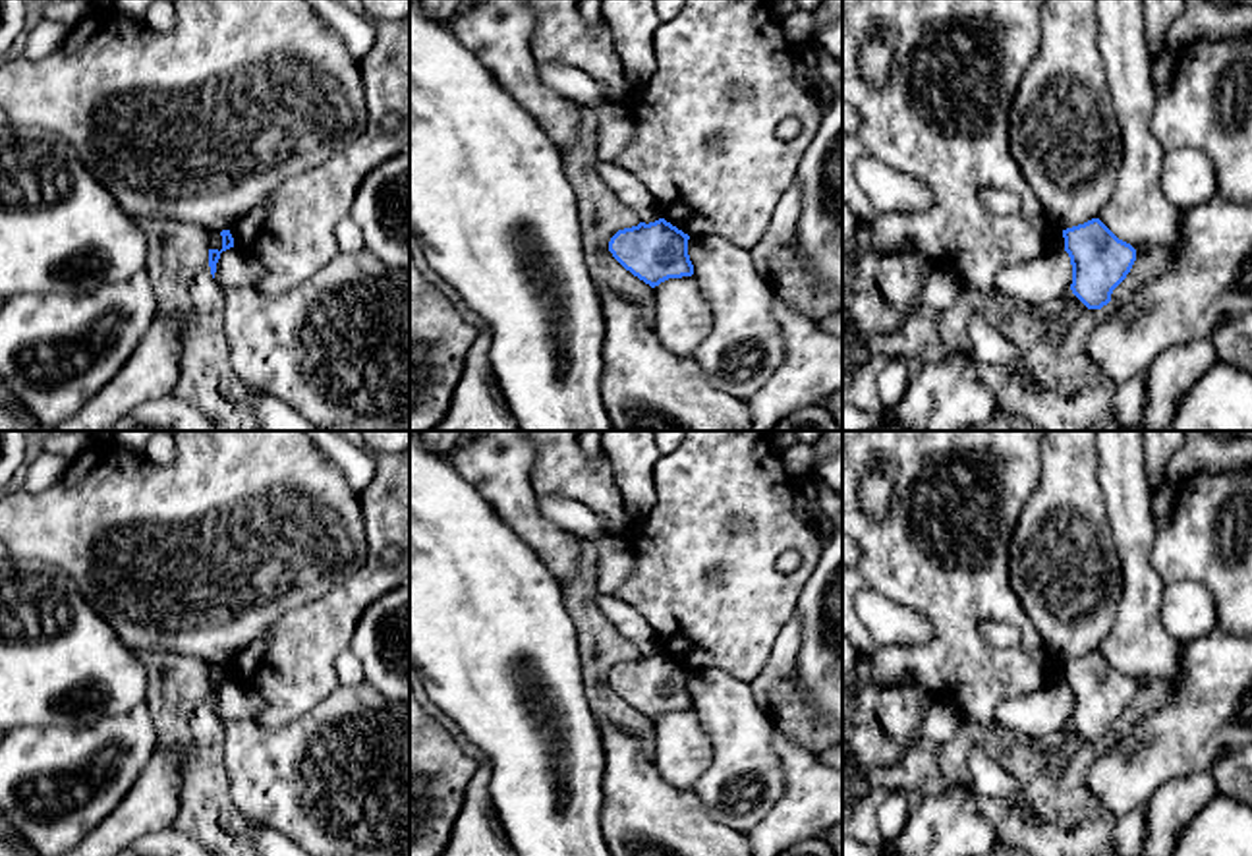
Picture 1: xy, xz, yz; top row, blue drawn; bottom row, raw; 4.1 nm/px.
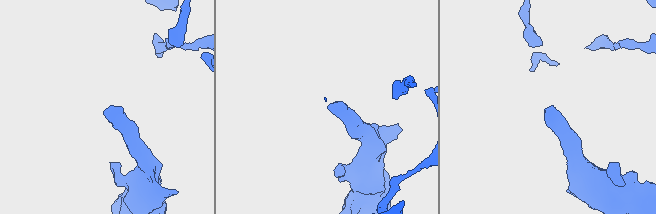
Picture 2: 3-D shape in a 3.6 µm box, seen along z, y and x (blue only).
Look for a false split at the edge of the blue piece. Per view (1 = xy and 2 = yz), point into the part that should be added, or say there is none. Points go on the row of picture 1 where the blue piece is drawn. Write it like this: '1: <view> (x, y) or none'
1: none
2: none

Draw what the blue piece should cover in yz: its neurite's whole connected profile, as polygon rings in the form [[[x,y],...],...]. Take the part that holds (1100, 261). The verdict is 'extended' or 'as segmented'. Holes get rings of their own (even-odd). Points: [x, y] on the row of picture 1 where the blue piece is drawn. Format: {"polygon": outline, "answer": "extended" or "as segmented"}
{"polygon": [[[1099,218],[1063,230],[1063,238],[1072,265],[1072,294],[1088,309],[1101,309],[1130,272],[1136,249]]], "answer": "as segmented"}

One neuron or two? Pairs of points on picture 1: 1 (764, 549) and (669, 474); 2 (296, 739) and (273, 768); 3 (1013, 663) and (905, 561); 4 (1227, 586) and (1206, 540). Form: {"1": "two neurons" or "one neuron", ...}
{"1": "one neuron", "2": "one neuron", "3": "one neuron", "4": "one neuron"}

